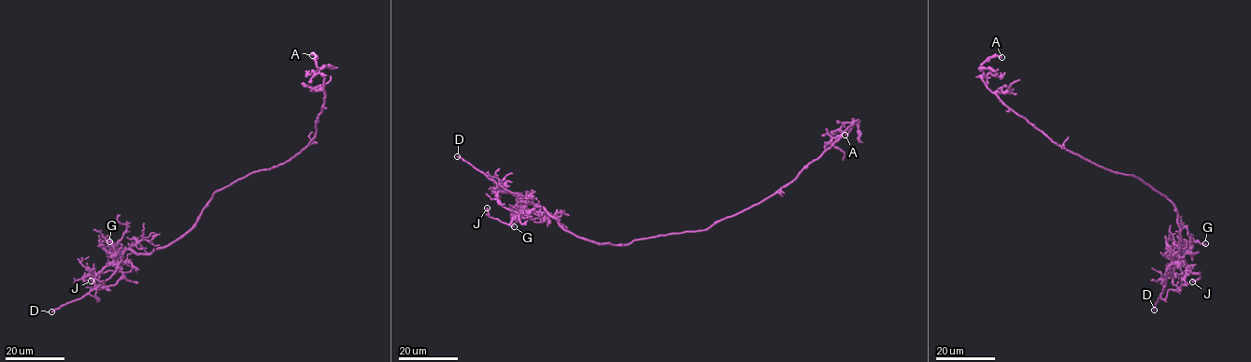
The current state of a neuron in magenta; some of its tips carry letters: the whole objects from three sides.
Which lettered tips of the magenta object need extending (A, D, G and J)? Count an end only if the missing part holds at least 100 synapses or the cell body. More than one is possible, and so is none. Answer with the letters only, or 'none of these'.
D

